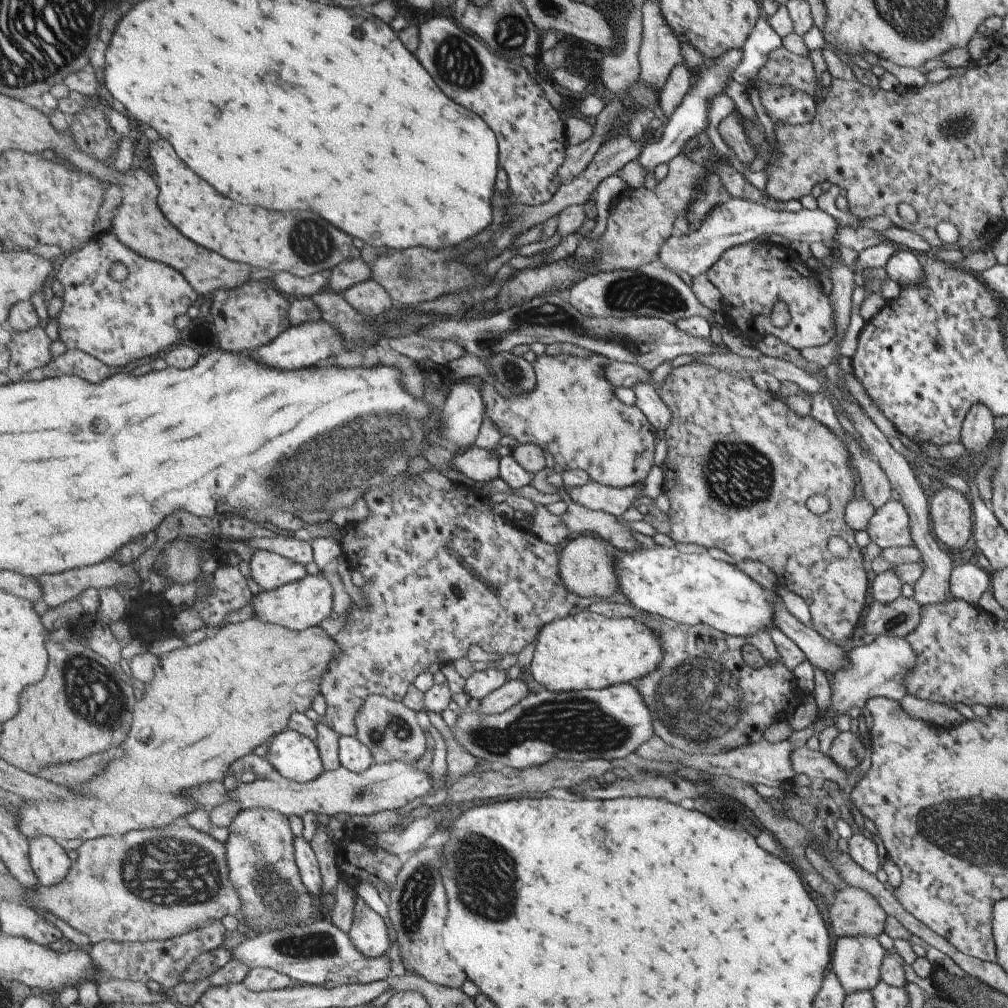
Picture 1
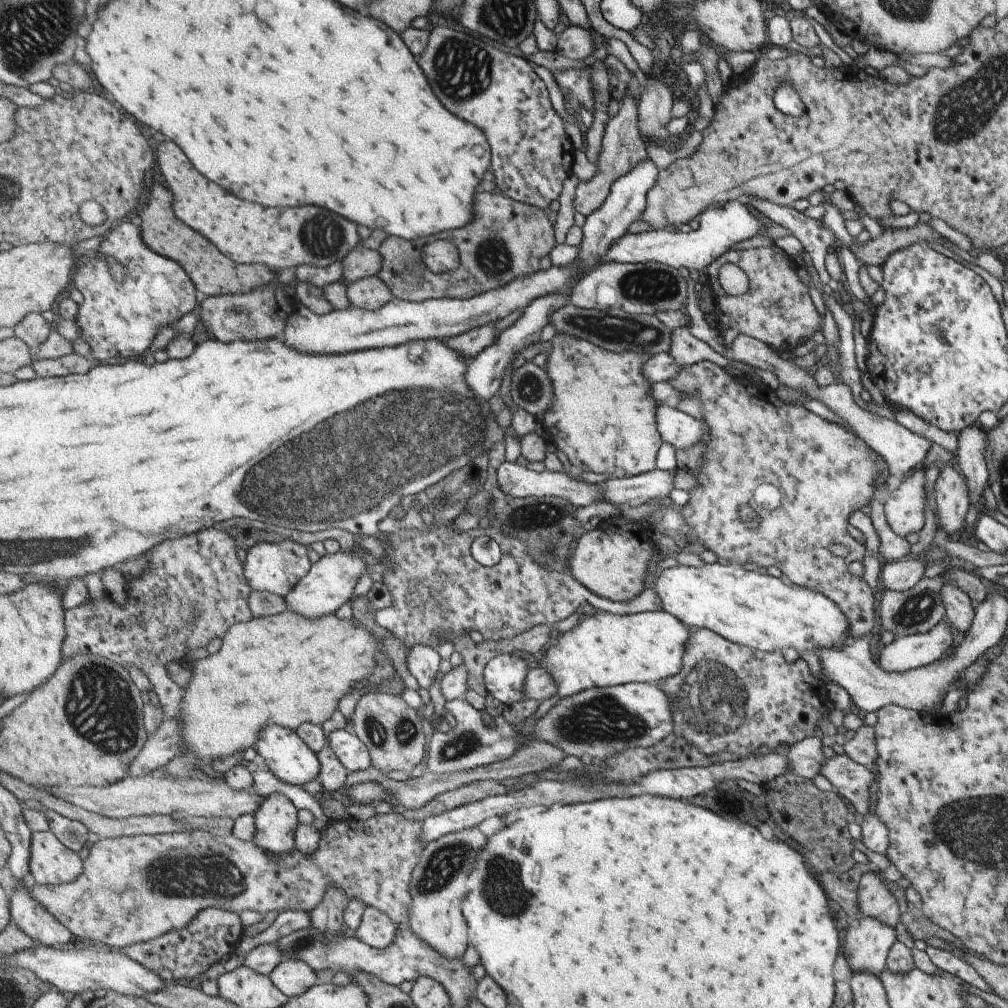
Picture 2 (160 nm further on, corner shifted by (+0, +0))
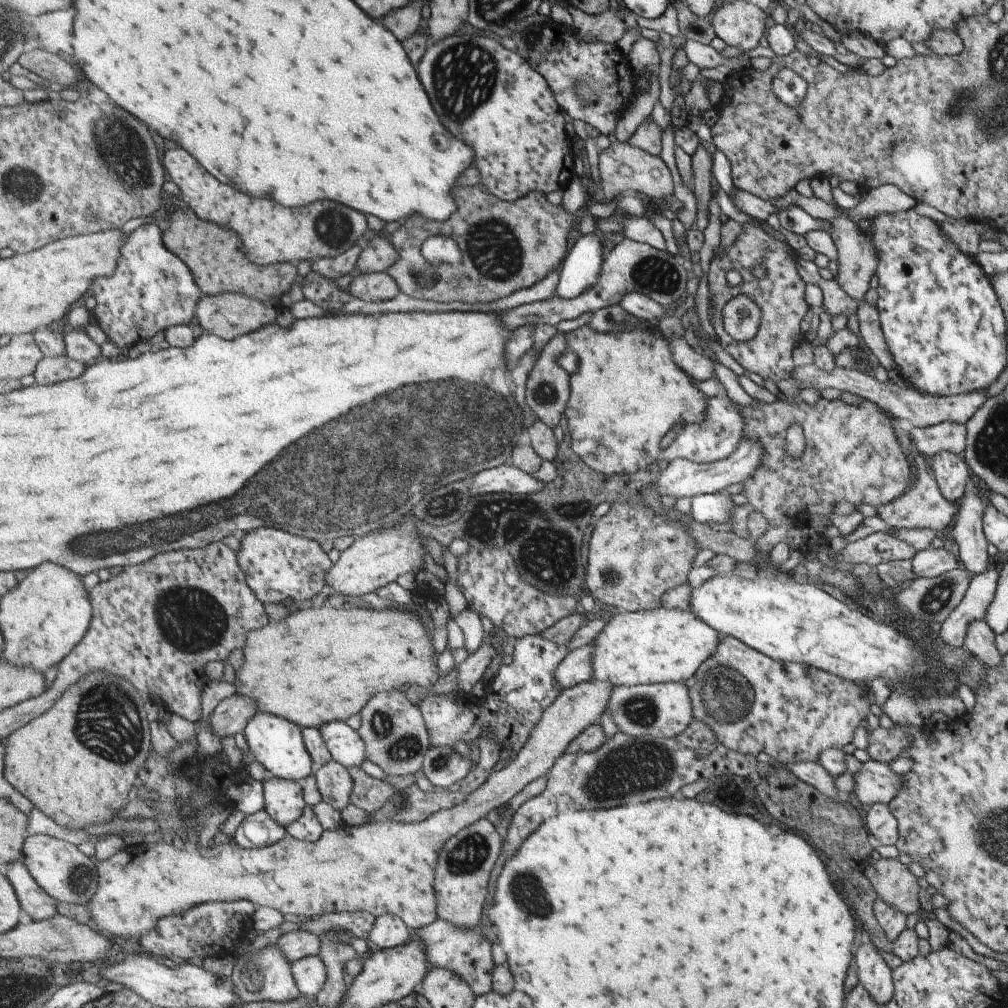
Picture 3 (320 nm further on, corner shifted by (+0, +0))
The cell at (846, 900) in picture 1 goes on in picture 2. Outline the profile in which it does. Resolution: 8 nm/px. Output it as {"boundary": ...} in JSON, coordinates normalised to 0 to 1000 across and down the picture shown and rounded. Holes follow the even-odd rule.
{"boundary":[[[861,864],[853,869],[850,891],[855,909],[869,911],[885,920],[893,913],[895,897],[882,885],[878,874],[868,865]]]}

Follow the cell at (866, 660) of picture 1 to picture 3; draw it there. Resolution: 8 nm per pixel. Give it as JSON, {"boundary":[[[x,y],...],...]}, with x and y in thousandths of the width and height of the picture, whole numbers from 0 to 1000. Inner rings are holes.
{"boundary":[[[982,561],[976,568],[961,576],[952,598],[939,610],[932,623],[932,634],[951,643],[956,641],[962,617],[975,616],[980,599],[986,592],[990,566]]]}

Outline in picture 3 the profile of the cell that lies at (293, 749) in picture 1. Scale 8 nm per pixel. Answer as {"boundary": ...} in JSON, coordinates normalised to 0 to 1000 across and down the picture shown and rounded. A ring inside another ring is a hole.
{"boundary":[[[257,705],[242,724],[246,742],[251,750],[267,764],[271,770],[298,775],[311,766],[311,753],[302,735],[301,722],[283,711]]]}

